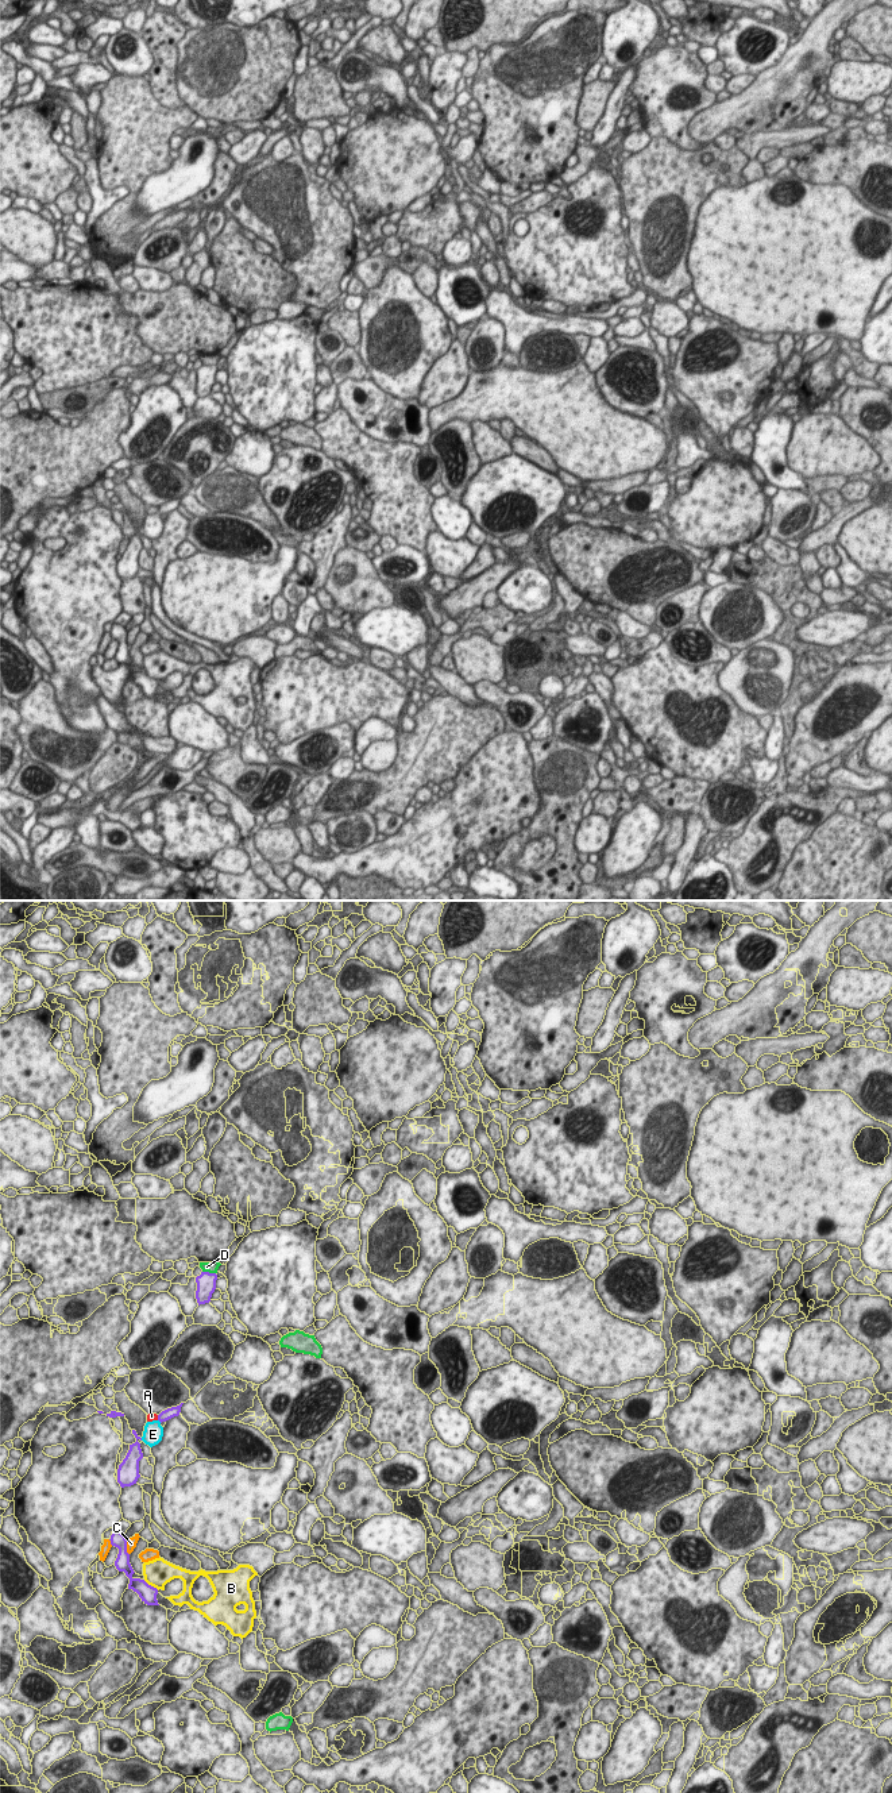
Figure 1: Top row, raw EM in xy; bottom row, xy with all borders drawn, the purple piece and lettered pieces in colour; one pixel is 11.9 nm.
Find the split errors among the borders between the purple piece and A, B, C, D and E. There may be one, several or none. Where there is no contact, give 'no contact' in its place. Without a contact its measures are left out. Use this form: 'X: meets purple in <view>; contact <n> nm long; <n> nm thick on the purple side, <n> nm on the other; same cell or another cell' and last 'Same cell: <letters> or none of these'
A: meets purple in xy; contact 70 nm long; 130 nm thick on the purple side, 100 nm on the other; another cell
B: meets purple in xy; contact 220 nm long; 200 nm thick on the purple side, 320 nm on the other; another cell
C: meets purple in xy; contact 190 nm long; 190 nm thick on the purple side, 130 nm on the other; another cell
D: meets purple in xy; contact 160 nm long; 220 nm thick on the purple side, 130 nm on the other; another cell
E: meets purple in xy; contact 60 nm long; 130 nm thick on the purple side, 240 nm on the other; another cell
Same cell: none of these

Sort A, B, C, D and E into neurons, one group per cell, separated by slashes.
A / B / C / D / E

